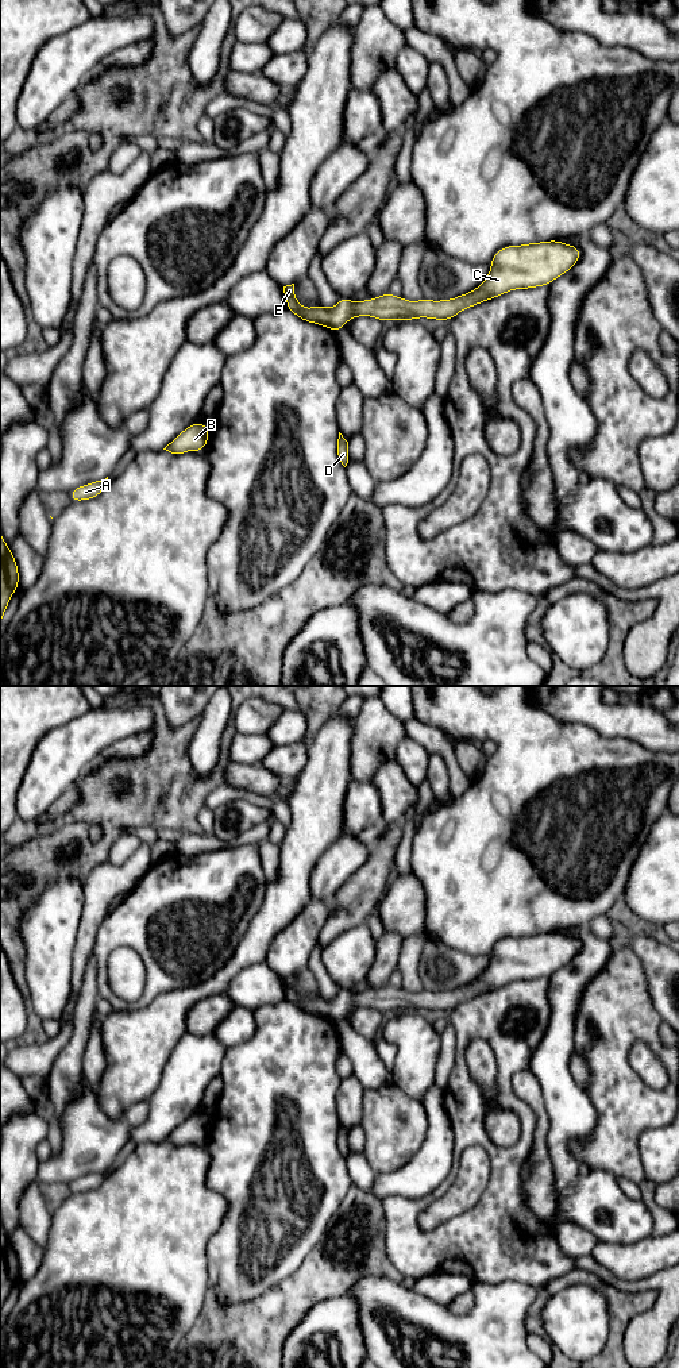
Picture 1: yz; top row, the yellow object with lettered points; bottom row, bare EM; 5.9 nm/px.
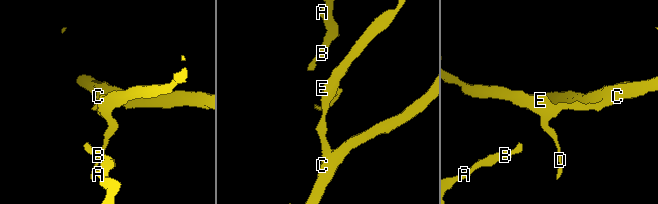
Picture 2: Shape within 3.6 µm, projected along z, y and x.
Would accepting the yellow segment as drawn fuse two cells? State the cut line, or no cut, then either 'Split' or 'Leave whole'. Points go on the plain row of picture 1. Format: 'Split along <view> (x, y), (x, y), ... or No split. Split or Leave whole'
No split. Leave whole

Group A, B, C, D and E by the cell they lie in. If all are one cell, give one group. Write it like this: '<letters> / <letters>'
A B C D E

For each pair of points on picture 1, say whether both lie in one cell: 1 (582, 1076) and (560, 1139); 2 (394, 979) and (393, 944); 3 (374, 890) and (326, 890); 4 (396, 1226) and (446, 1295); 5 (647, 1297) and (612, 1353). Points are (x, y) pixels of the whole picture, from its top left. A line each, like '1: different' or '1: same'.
1: different
2: different
3: different
4: different
5: same

